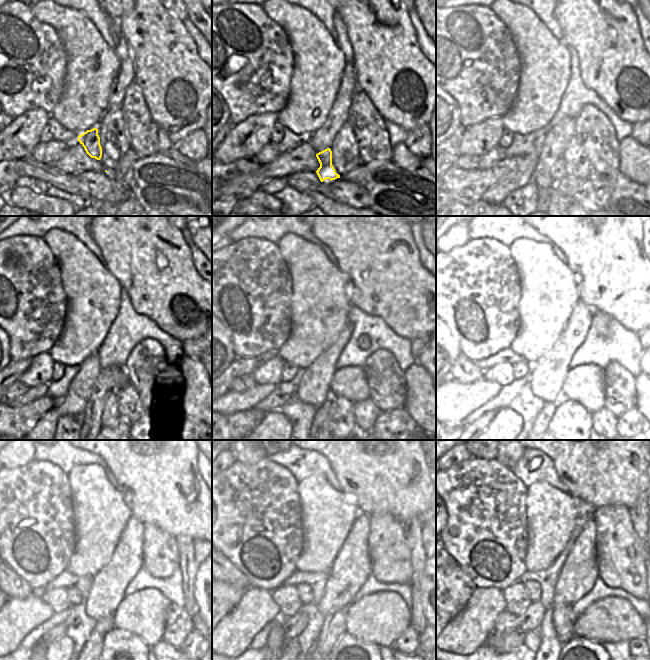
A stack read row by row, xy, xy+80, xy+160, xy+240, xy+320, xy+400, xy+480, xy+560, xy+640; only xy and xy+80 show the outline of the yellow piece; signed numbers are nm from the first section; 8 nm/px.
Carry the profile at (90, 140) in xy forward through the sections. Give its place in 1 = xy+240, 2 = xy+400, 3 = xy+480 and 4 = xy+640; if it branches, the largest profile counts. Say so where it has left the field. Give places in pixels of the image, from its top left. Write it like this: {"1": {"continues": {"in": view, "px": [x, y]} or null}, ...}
{"1": {"continues": {"in": "xy+240", "px": [110, 417]}}, "2": {"continues": {"in": "xy+400", "px": [570, 419]}}, "3": {"continues": {"in": "xy+480", "px": [118, 643]}}, "4": {"continues": {"in": "xy+640", "px": [576, 643]}}}

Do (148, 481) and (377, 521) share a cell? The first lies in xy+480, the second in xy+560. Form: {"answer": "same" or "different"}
{"answer": "different"}

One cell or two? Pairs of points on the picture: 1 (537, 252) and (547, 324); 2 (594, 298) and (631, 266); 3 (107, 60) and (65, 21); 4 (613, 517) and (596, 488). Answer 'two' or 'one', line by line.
1: one
2: one
3: one
4: two

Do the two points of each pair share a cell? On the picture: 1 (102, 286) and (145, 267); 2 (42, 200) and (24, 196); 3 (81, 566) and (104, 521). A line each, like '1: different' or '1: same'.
1: different
2: same
3: same

